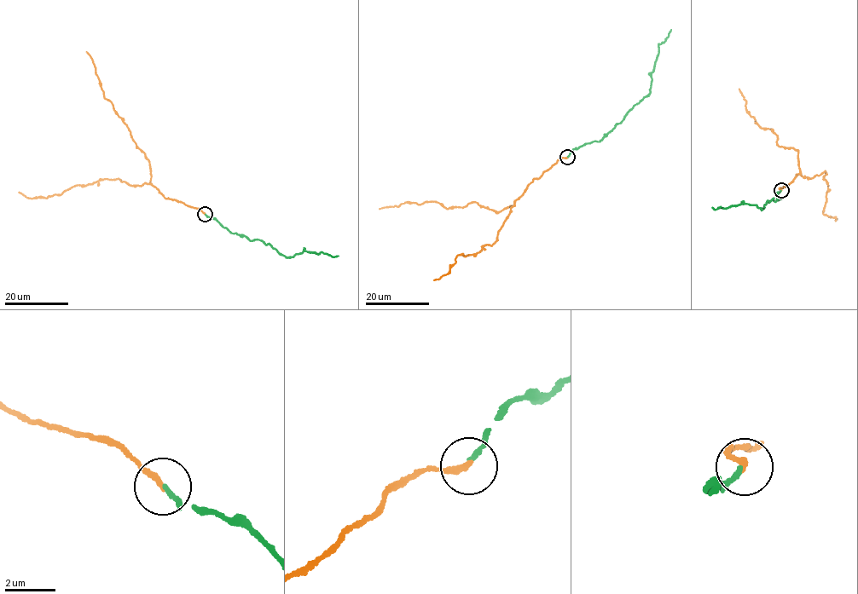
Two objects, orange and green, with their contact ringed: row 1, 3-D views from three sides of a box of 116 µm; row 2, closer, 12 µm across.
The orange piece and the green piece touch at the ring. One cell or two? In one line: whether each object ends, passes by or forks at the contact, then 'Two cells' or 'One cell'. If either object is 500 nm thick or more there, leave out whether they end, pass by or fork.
At the ring orange ends. At the ring green ends. One cell

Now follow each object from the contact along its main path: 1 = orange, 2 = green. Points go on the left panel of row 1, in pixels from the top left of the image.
1: (205, 214), (164, 196), (149, 183), (149, 161), (136, 147), (130, 129), (104, 96), (91, 58), (86, 52)
2: (205, 214), (233, 233), (252, 240), (259, 239), (288, 257), (305, 250), (333, 257), (339, 256)

